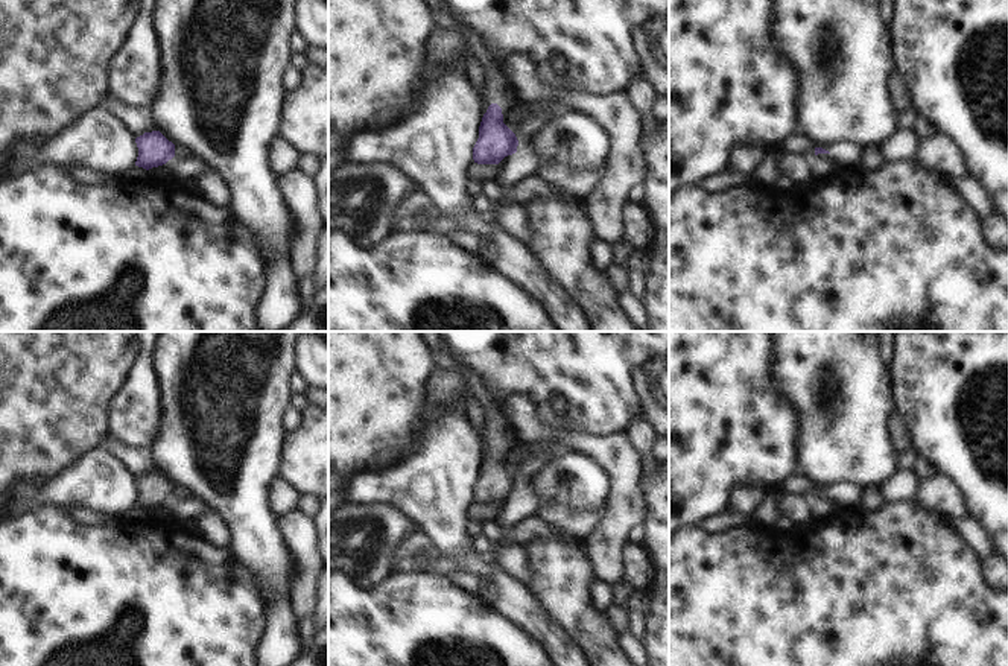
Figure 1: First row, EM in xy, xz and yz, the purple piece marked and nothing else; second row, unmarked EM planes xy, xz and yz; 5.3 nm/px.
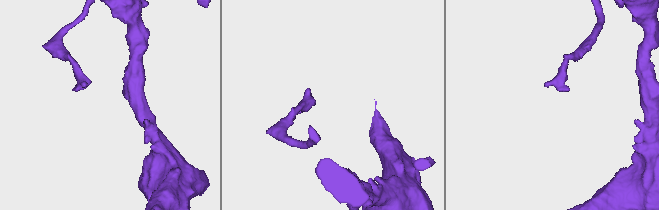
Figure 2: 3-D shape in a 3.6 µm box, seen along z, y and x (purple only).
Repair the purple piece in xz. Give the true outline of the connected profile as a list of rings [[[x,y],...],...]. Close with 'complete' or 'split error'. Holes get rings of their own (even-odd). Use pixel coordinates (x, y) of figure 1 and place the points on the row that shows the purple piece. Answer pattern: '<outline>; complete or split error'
[[[468,29],[468,46],[483,68],[480,90],[483,117],[473,160],[477,164],[499,164],[505,157],[515,154],[518,146],[515,134],[503,123],[503,116],[515,106],[515,90],[471,29]]]; split error

